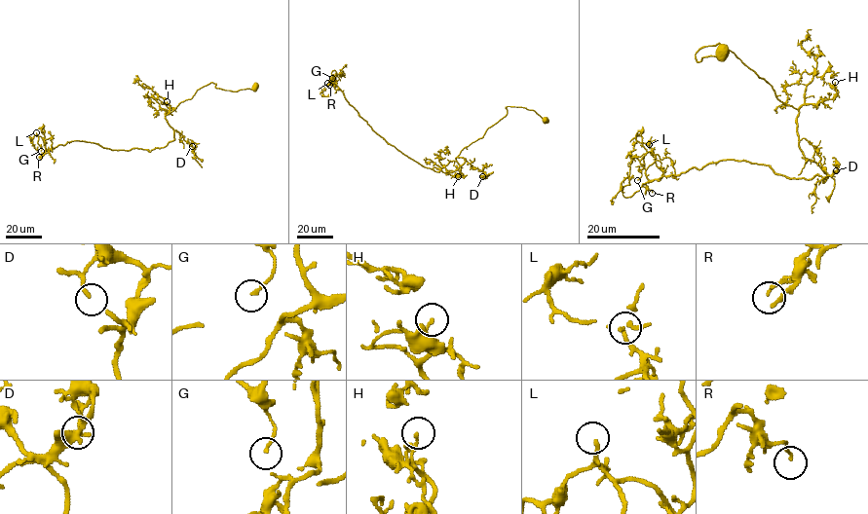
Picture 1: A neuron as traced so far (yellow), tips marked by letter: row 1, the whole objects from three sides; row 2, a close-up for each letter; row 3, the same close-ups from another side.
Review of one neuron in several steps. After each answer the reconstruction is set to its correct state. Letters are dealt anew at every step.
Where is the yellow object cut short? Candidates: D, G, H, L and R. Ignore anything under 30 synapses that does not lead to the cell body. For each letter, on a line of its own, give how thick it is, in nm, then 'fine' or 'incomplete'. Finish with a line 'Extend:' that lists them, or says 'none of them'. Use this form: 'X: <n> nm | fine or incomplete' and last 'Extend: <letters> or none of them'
D: 140 nm | fine
G: 130 nm | fine
H: 150 nm | fine
L: 110 nm | incomplete
R: 110 nm | fine
Extend: L

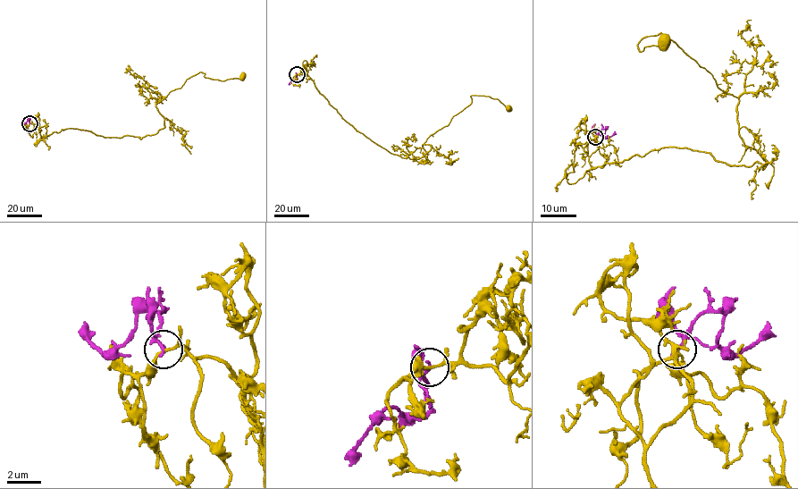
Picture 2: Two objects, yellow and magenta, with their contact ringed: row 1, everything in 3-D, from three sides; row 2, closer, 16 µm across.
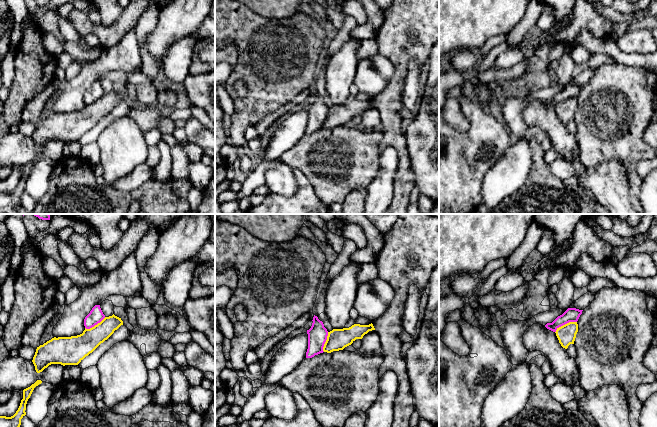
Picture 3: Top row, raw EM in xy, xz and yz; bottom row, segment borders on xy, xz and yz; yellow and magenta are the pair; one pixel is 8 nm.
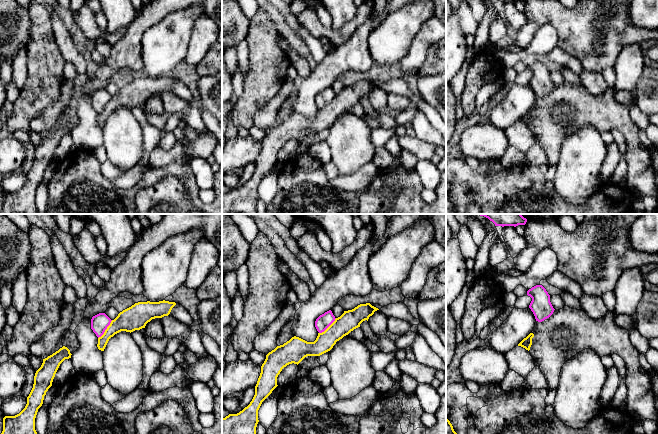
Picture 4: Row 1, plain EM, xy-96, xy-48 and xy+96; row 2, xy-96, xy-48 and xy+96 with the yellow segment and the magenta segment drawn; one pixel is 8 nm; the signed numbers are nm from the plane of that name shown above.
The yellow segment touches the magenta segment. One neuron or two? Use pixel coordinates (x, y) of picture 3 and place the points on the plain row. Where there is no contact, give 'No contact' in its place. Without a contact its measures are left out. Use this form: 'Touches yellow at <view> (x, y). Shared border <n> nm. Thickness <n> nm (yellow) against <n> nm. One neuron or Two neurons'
Touches yellow at yz (565, 100). Shared border 200 nm. Thickness 160 nm (yellow) against 110 nm. Two neurons

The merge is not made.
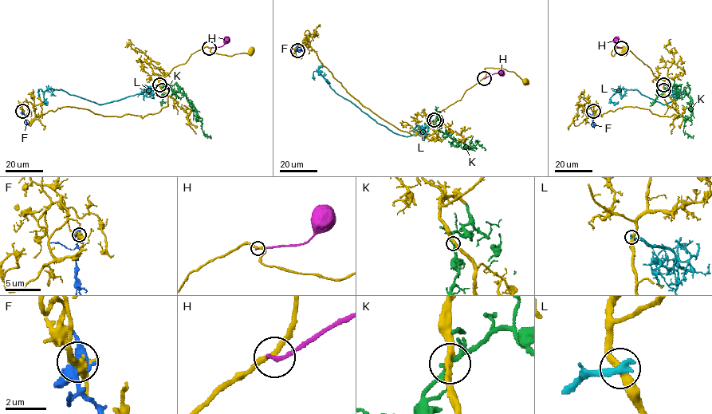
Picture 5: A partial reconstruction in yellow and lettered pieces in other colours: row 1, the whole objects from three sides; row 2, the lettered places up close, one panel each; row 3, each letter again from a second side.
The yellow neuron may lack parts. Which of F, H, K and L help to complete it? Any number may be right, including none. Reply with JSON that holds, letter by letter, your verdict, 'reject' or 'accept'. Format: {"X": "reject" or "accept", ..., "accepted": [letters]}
{"F": "reject", "H": "reject", "K": "accept", "L": "reject", "accepted": ["K"]}

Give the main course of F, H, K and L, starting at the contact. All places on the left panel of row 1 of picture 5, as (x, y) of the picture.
F: (22, 111), (26, 124), (30, 126)
H: (209, 48), (222, 46), (228, 37)
K: (162, 90), (161, 88), (165, 85), (184, 94), (202, 119), (203, 133), (211, 138)
L: (159, 84), (103, 104), (60, 89), (48, 88), (43, 92), (39, 88), (39, 99)

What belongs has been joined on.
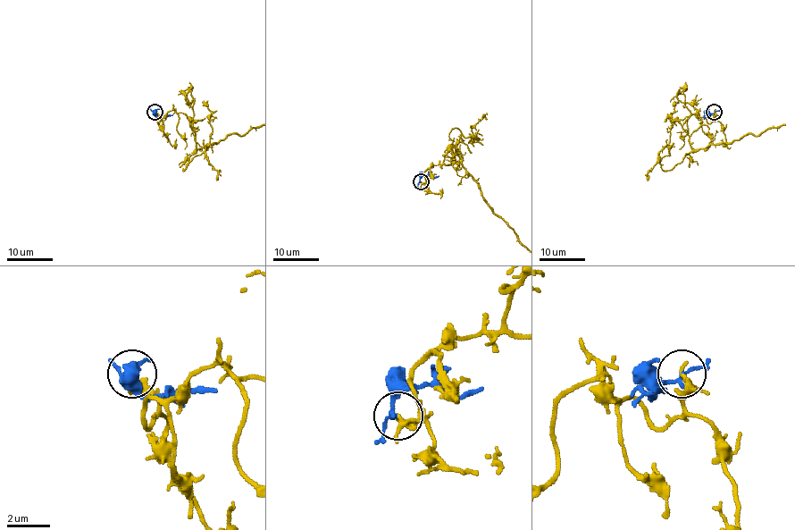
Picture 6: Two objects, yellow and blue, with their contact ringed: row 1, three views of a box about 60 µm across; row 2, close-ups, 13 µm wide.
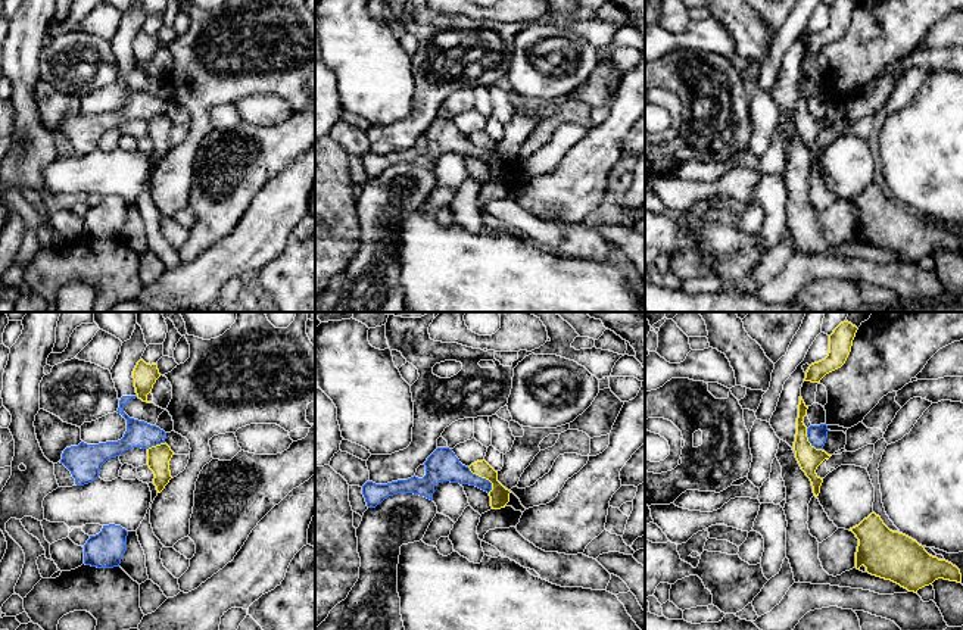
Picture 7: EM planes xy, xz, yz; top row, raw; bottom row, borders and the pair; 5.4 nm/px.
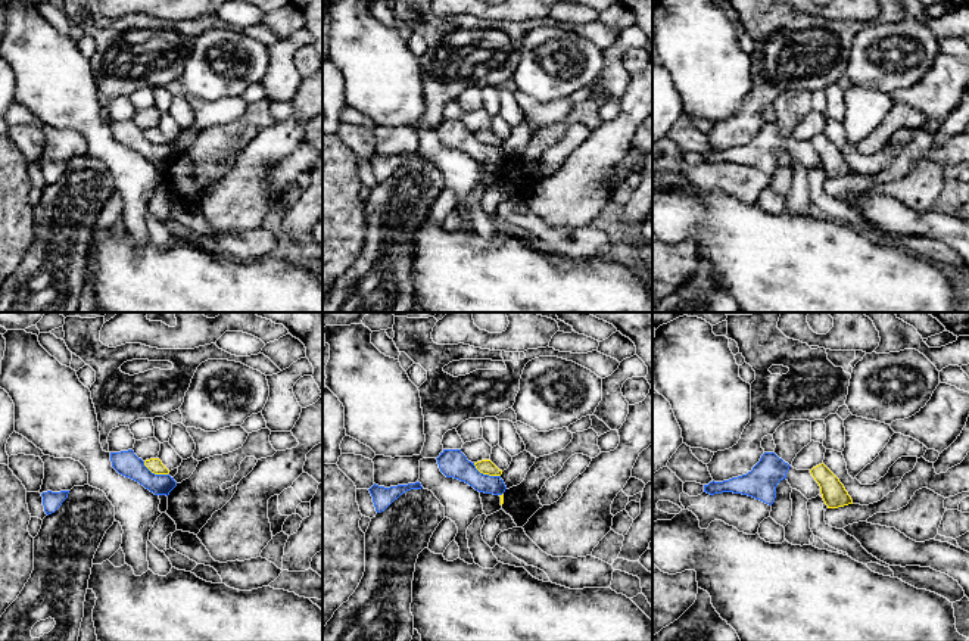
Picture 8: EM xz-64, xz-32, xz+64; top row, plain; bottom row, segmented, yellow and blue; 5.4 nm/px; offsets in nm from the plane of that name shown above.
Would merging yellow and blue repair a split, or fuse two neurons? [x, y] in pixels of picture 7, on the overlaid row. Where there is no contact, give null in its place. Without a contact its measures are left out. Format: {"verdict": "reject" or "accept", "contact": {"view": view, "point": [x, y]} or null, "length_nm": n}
{"verdict": "reject", "contact": {"view": "xz", "point": [482, 477]}, "length_nm": 190}

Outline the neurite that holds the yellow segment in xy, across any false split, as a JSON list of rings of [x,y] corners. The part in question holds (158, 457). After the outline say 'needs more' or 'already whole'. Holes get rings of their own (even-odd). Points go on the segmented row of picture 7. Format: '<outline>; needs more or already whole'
[[[166,443],[147,449],[147,465],[155,474],[153,484],[156,486],[158,493],[160,493],[172,478],[169,471],[169,461],[172,455],[174,452]]]; already whole

